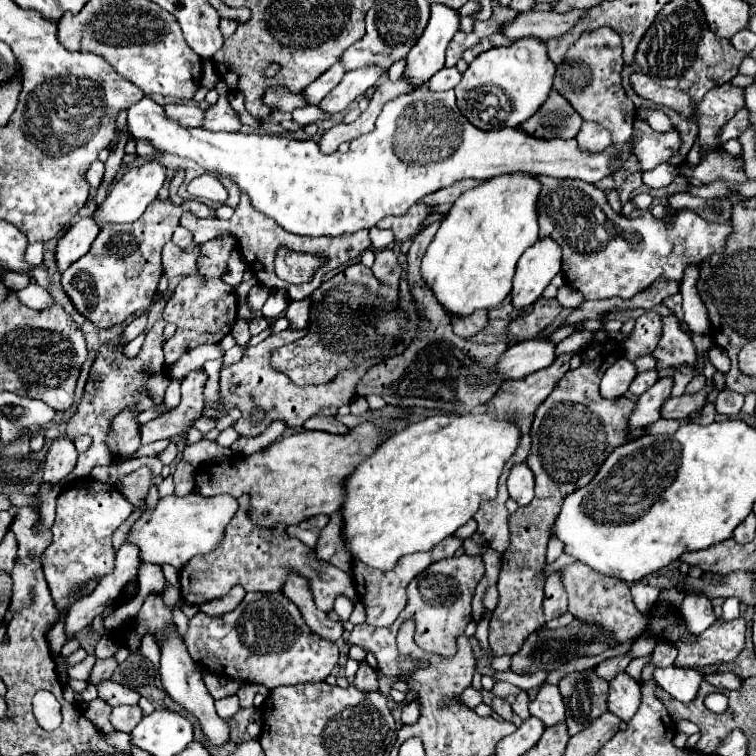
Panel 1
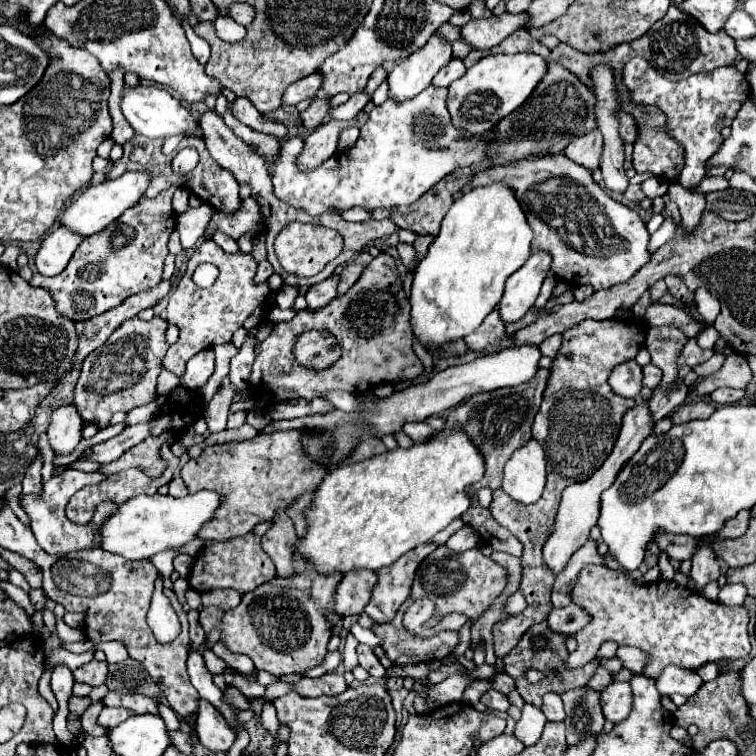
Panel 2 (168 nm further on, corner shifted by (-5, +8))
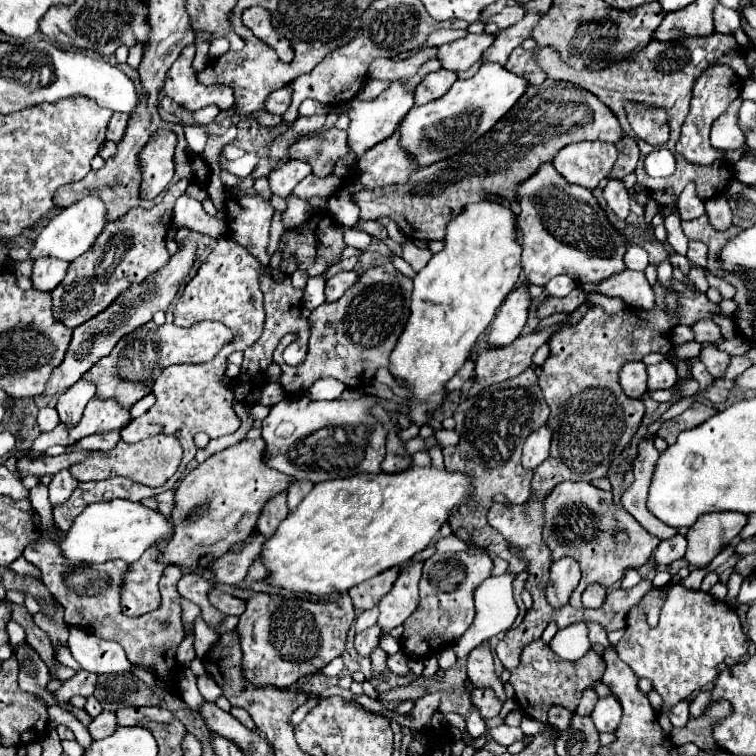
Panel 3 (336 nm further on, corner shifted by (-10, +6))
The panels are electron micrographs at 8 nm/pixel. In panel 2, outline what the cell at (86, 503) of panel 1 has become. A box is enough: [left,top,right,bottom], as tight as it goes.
[18,469,114,553]

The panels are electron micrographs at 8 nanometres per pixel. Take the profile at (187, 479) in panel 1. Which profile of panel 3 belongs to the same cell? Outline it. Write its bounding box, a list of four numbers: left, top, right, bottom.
[157,489,175,517]

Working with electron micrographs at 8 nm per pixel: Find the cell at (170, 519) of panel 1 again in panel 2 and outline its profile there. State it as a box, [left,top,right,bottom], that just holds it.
[98,491,220,561]

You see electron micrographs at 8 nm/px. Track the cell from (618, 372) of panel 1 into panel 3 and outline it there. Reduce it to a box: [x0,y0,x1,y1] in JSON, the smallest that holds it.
[619,361,647,399]

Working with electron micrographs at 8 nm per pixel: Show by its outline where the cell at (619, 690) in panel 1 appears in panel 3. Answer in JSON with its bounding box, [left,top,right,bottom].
[591,695,623,733]

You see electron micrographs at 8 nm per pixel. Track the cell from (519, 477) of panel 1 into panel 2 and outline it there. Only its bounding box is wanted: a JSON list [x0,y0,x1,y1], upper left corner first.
[502,439,546,503]

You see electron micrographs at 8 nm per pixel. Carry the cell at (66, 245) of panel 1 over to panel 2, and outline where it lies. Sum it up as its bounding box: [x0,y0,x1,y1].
[36,227,82,277]

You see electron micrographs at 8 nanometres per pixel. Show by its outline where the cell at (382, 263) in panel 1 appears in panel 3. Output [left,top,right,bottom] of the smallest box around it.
[273,263,411,391]

